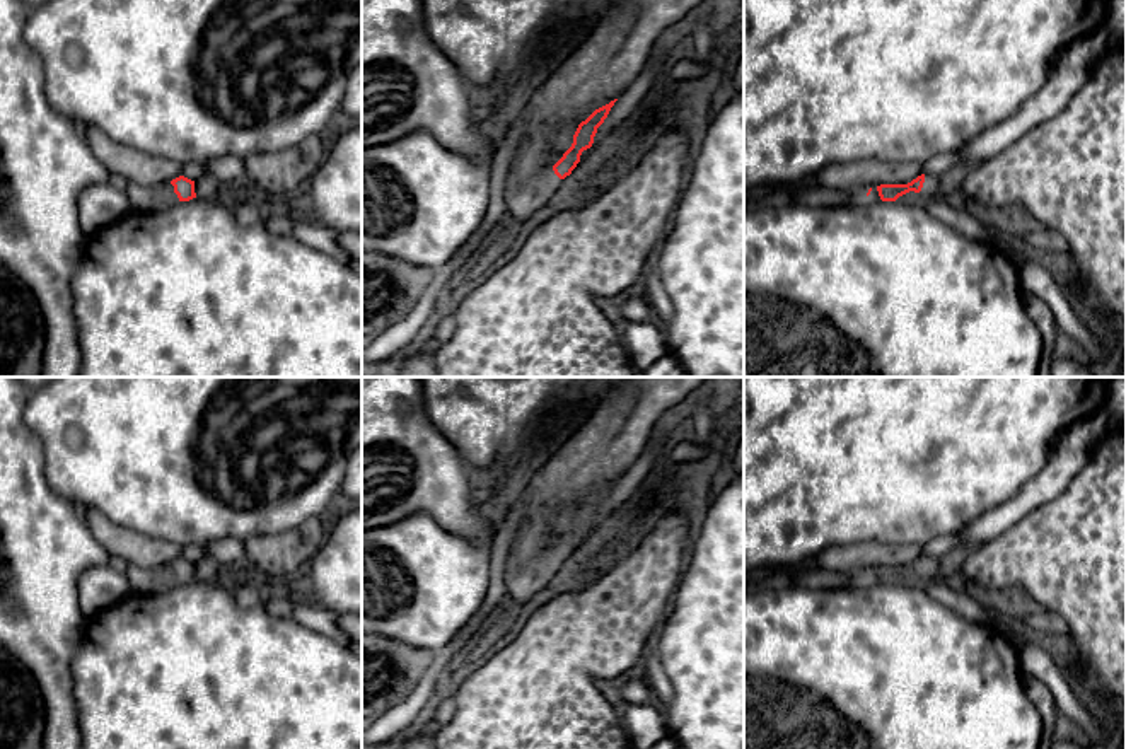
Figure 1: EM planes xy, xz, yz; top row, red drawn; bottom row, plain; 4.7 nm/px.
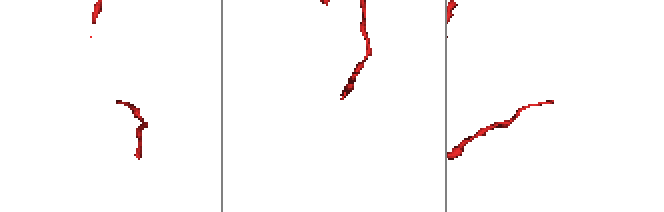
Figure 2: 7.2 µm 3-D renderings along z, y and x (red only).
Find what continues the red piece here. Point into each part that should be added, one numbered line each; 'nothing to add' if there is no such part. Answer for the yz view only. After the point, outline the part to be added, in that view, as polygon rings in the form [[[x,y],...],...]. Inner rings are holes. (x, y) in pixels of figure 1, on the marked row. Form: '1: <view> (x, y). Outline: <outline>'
1: yz (928, 191). Outline: [[[925,176],[925,183],[920,193],[909,191],[899,196],[897,201],[928,206],[928,203],[935,200],[937,189],[938,189],[938,176]]]

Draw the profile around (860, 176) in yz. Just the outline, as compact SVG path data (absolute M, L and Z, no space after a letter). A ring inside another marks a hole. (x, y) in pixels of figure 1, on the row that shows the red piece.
M858 160L848 164L829 164L821 169L812 183L851 193L868 193L880 184L908 184L923 174L920 162Z

